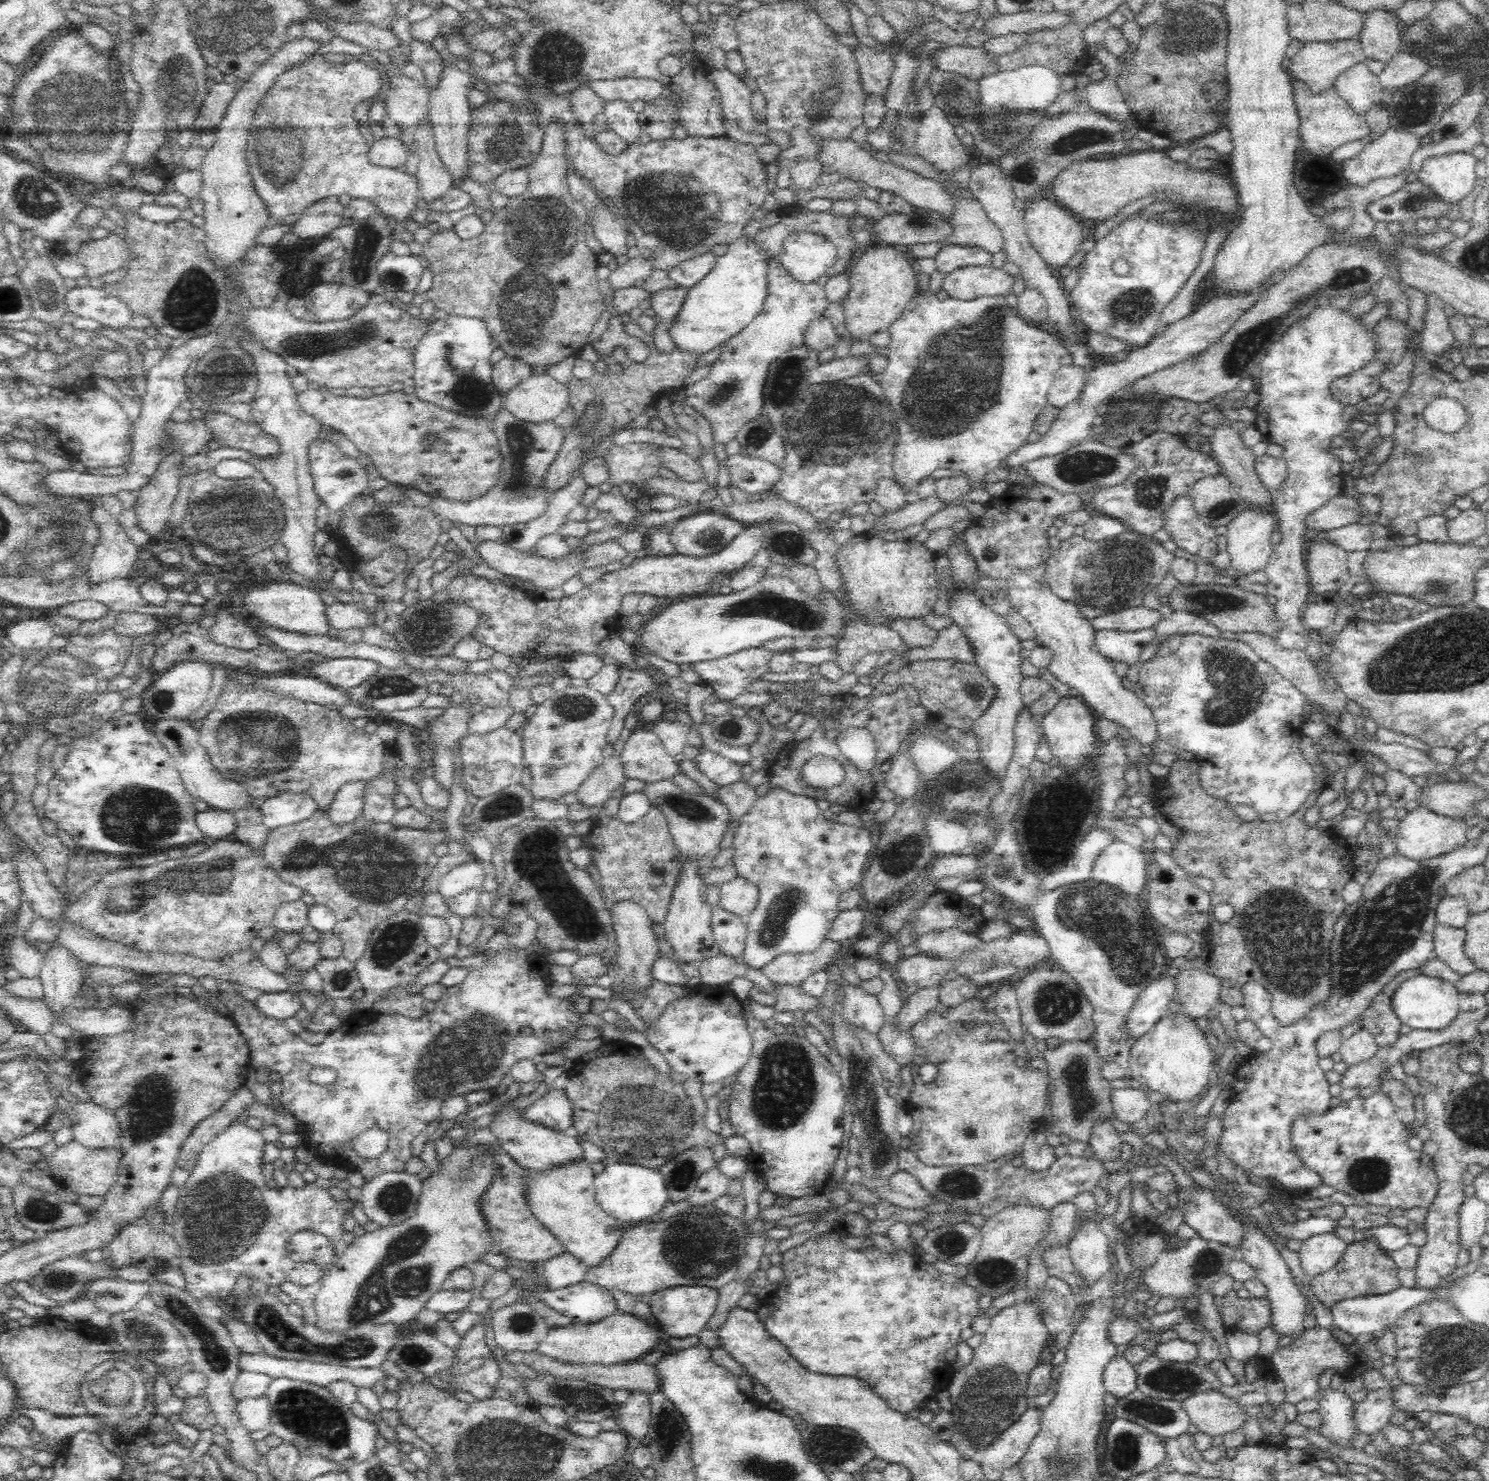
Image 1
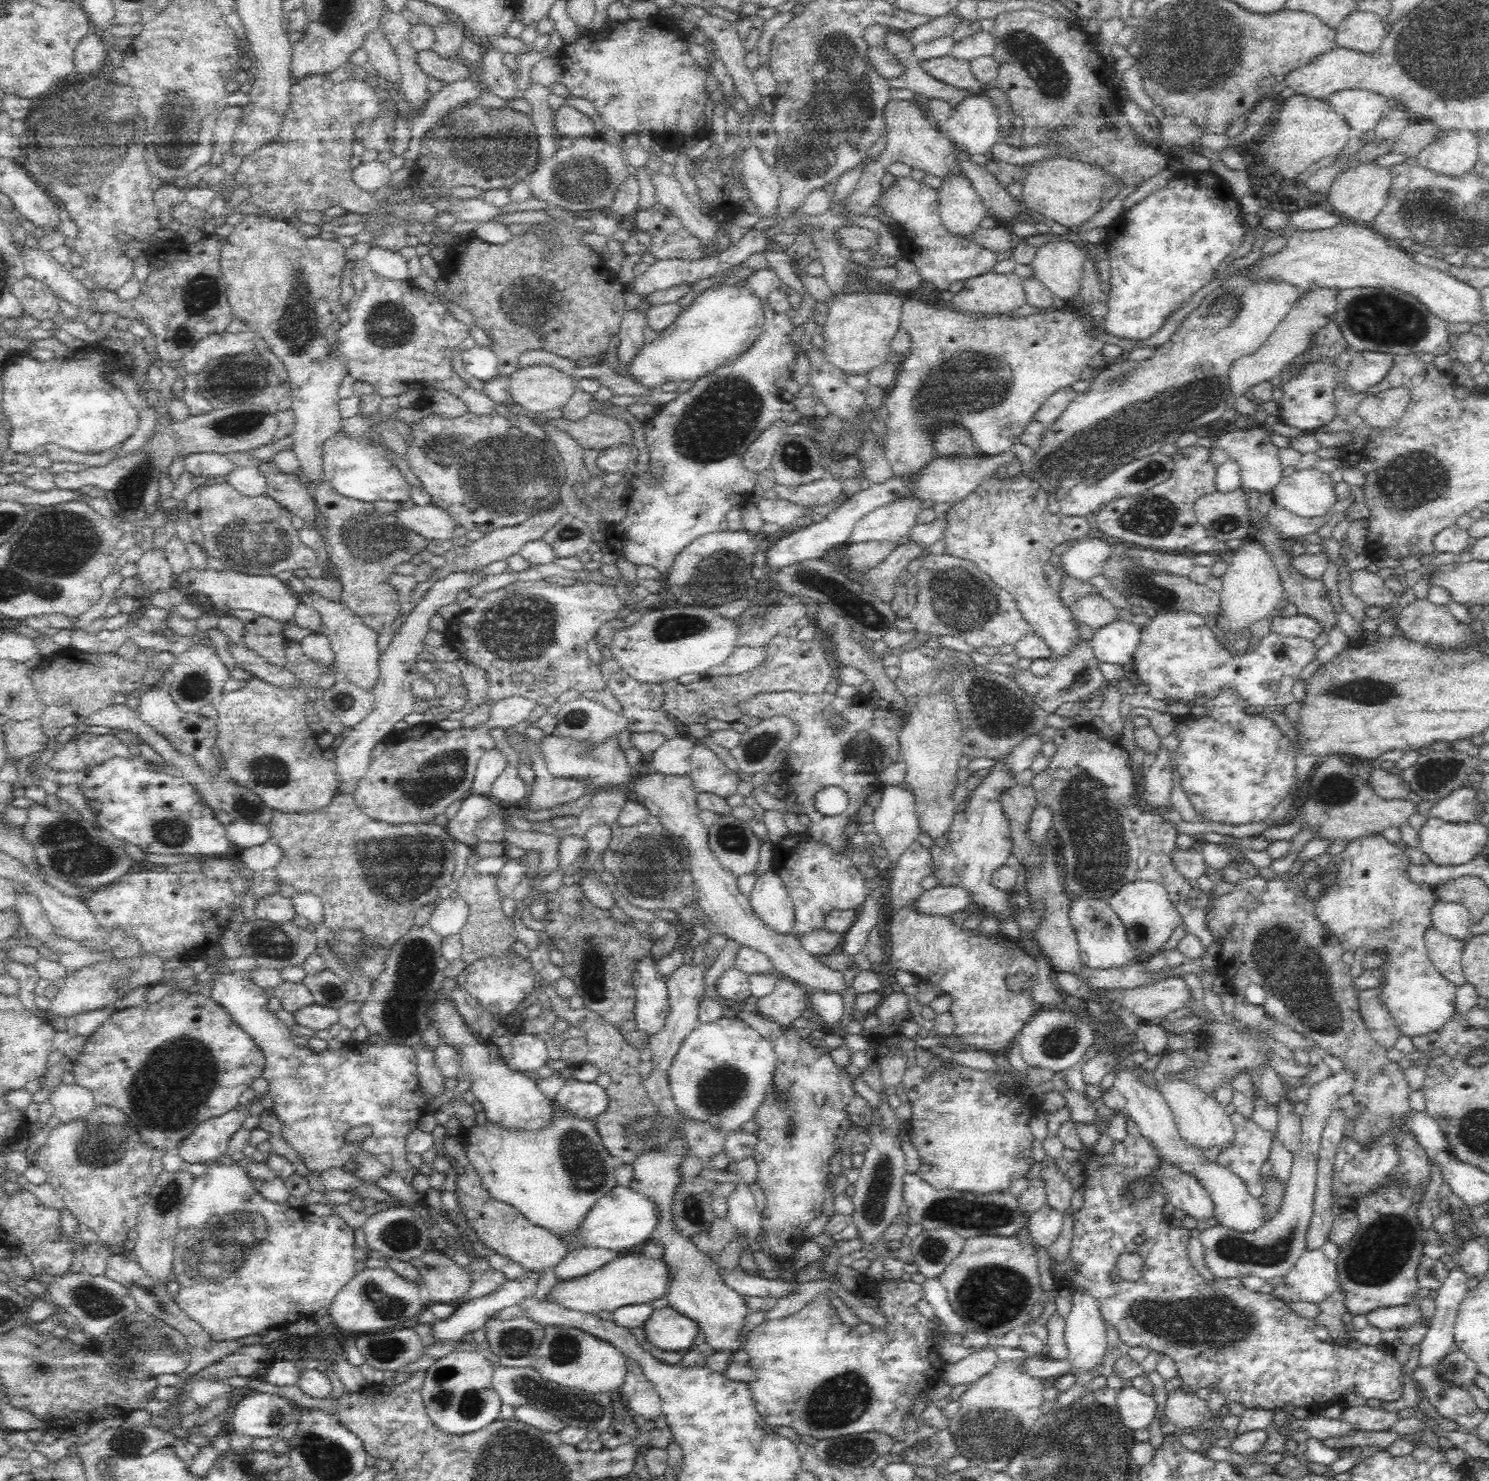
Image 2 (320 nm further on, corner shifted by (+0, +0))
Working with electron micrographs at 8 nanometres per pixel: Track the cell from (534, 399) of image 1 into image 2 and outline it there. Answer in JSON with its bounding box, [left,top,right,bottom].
[507,362,575,417]

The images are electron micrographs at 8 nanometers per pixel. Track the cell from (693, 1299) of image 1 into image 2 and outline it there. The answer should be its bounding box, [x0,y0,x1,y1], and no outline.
[643,1304,699,1353]

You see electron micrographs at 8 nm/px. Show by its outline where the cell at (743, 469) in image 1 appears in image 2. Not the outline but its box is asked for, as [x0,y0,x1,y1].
[772,478,846,505]

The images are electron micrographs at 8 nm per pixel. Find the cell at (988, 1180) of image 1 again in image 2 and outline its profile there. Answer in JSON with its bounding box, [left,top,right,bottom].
[903,1172,1029,1240]

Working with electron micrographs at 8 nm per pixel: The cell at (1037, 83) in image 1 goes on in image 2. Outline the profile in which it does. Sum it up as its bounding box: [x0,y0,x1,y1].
[935,94,999,155]

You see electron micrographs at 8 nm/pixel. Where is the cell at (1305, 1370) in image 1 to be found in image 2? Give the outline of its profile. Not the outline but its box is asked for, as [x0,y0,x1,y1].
[1051,1118,1402,1410]

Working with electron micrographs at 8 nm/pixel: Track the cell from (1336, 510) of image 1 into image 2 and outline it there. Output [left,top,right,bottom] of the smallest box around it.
[1268,505,1324,538]

